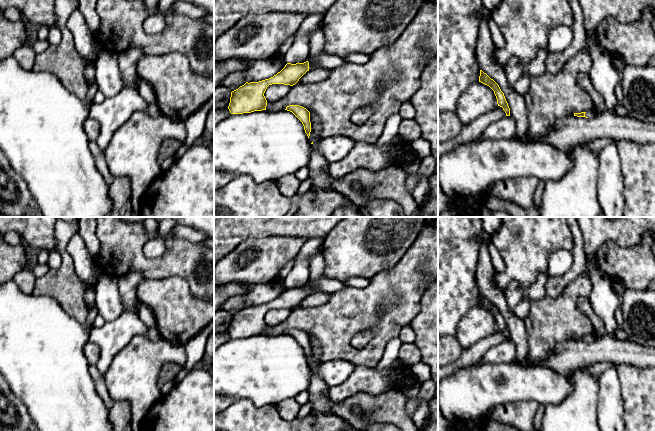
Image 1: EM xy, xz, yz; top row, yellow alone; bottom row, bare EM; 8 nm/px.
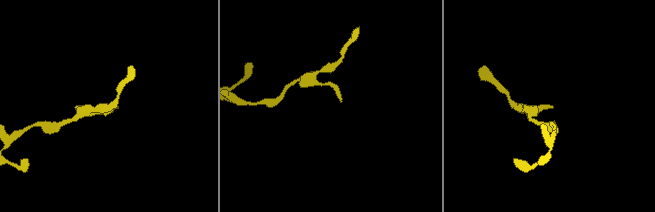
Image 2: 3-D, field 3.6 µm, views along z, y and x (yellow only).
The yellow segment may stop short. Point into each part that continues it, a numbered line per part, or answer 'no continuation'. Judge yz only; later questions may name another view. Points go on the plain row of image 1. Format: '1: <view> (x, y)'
1: yz (593, 336)

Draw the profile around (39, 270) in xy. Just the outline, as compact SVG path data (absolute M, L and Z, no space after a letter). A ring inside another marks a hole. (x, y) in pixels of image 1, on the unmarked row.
M36 263L35 266L31 268L32 273L36 278L43 277L47 273L48 269L49 267L47 264L39 264L39 263Z

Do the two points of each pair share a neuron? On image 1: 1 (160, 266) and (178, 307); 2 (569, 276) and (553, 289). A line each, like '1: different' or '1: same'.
1: different
2: same

